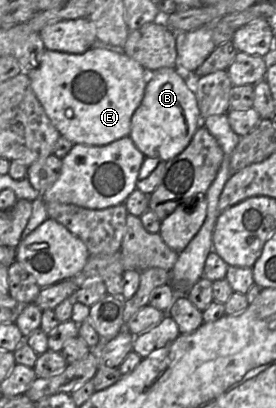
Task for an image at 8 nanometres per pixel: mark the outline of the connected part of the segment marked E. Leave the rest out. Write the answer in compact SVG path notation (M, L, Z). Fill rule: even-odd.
M101 44L83 54L45 50L37 68L27 73L33 92L60 135L73 144L108 145L131 131L131 118L141 104L149 73L122 50L110 50Z

